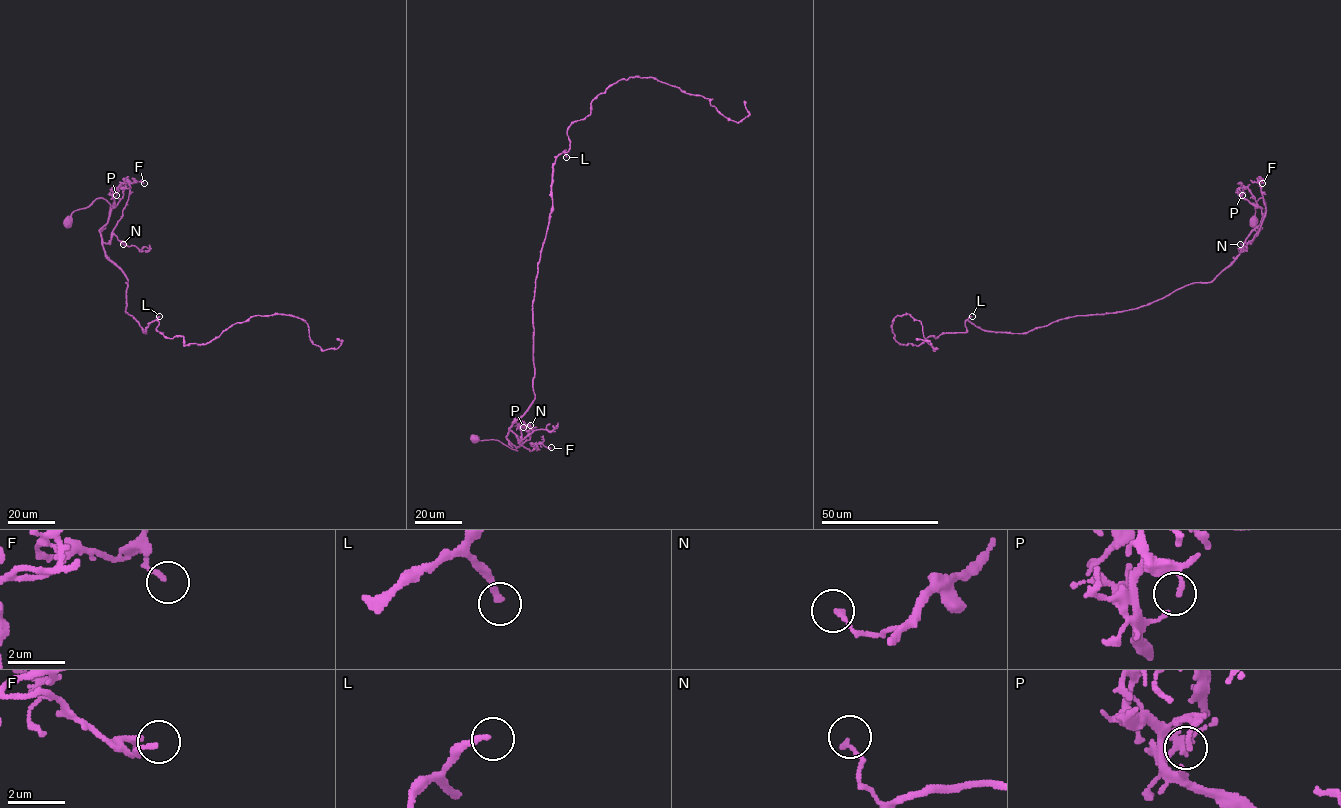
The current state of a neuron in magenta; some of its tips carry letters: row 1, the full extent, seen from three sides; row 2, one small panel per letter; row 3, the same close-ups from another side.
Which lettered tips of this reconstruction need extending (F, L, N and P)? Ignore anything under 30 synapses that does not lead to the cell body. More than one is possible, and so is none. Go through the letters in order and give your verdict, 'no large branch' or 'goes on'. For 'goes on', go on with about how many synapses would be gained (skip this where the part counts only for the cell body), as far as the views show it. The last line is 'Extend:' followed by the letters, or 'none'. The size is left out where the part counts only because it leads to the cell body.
F: no large branch
L: goes on; 160 synapses
N: no large branch
P: no large branch
Extend: L

